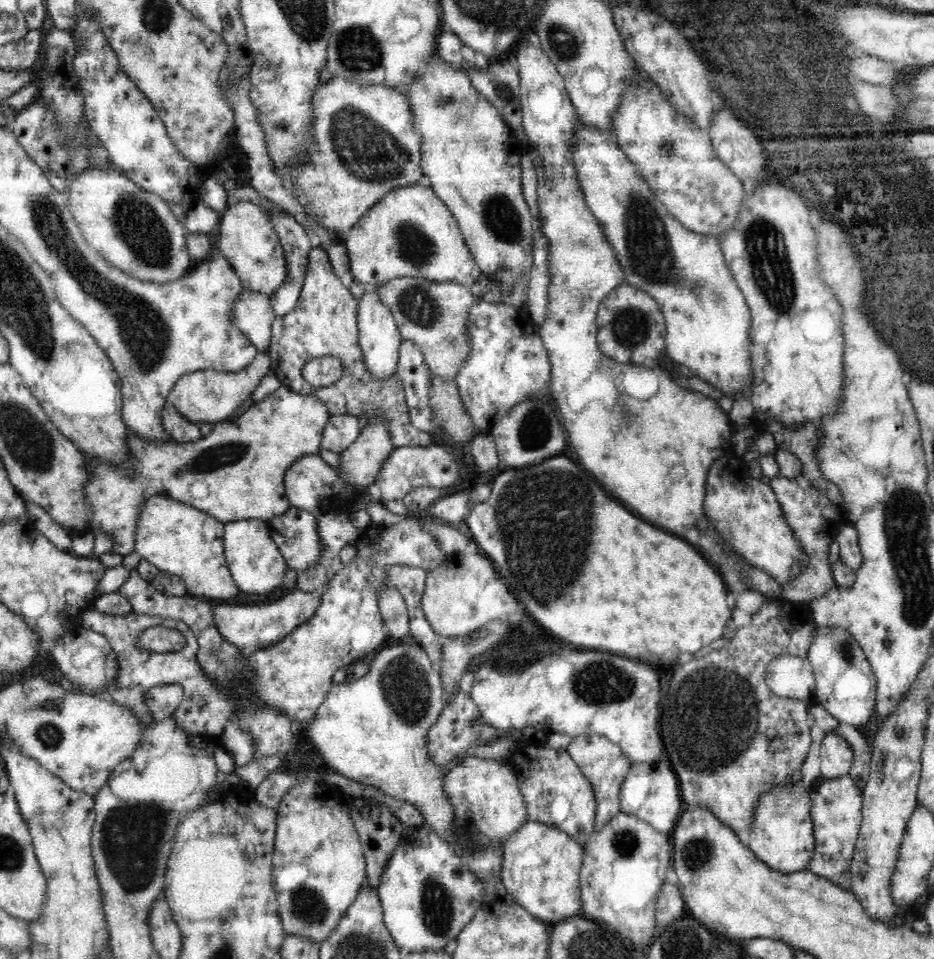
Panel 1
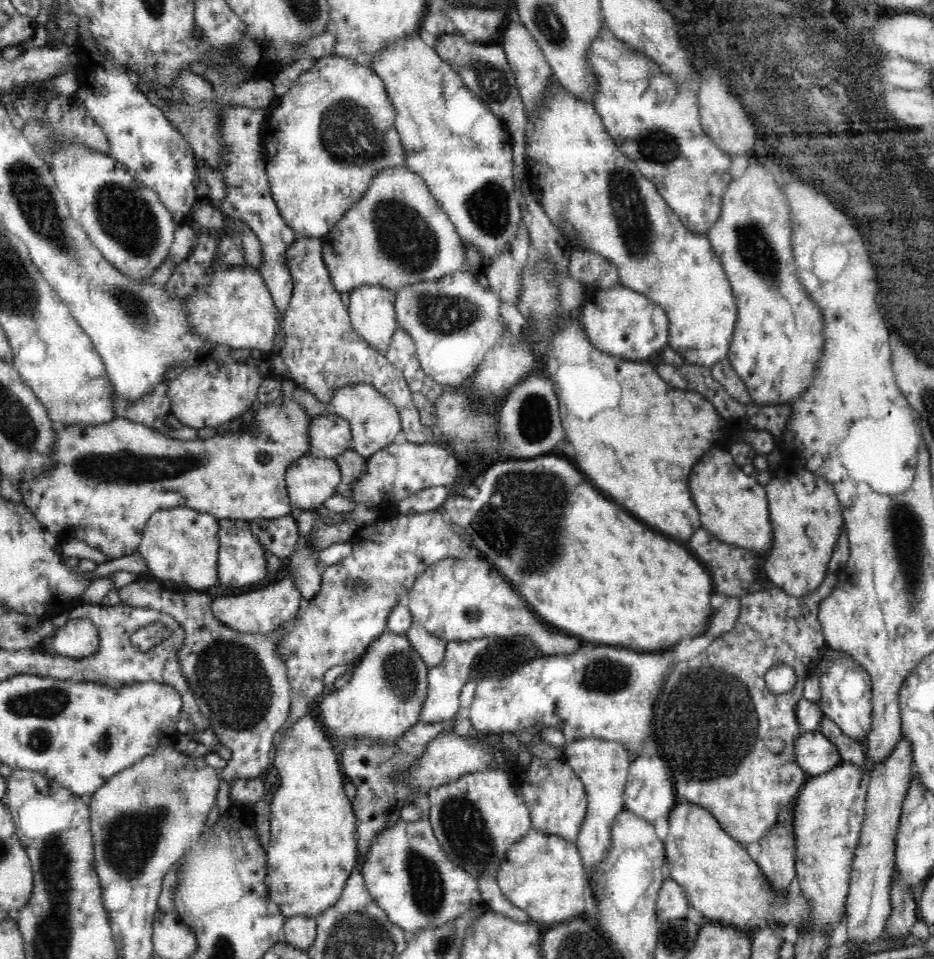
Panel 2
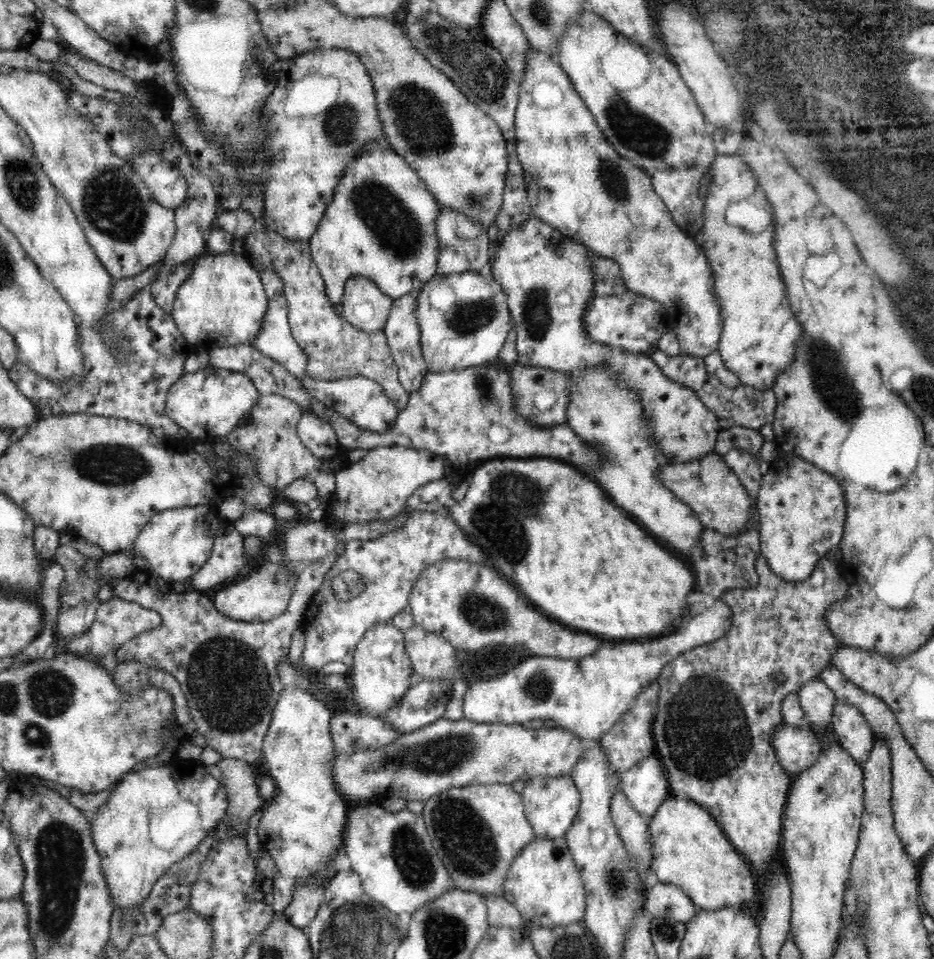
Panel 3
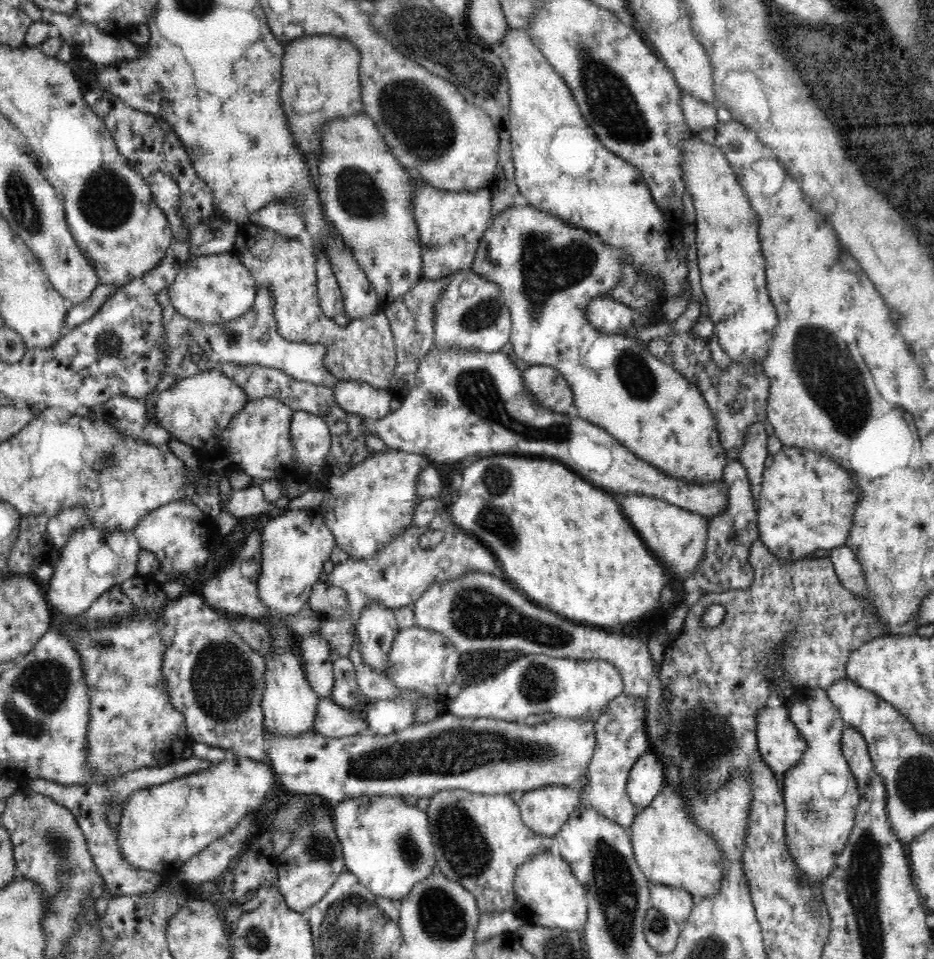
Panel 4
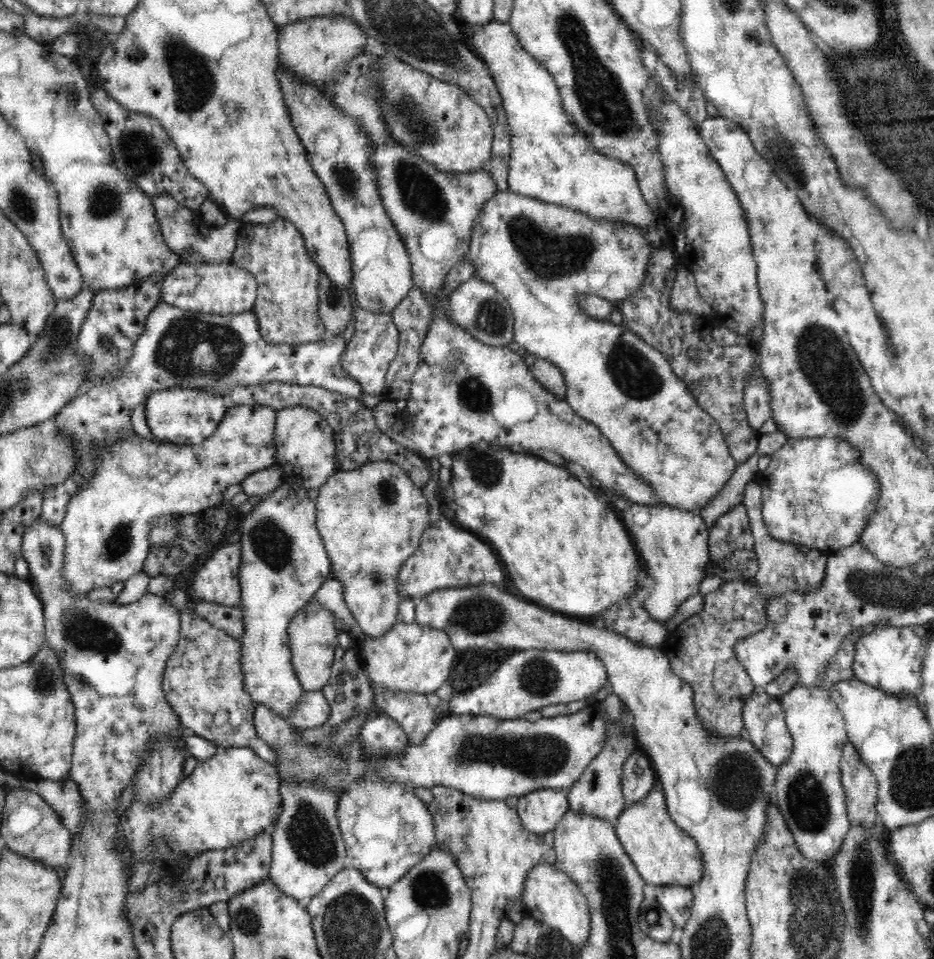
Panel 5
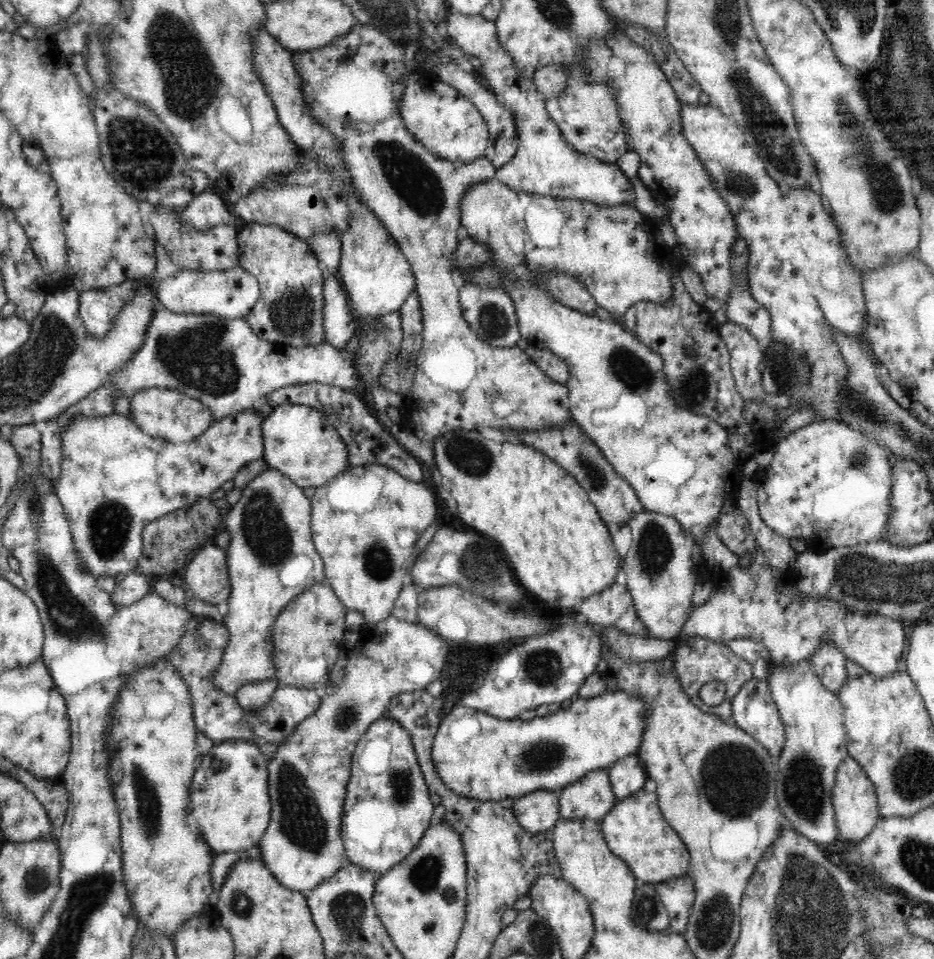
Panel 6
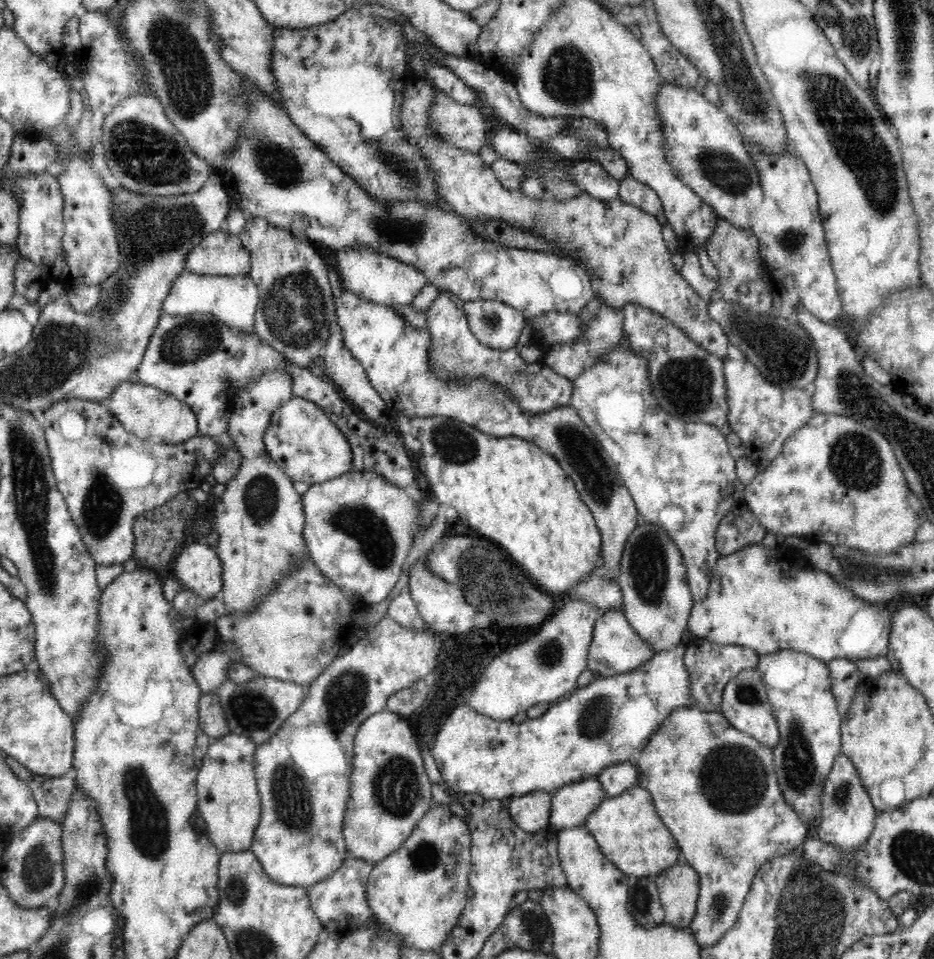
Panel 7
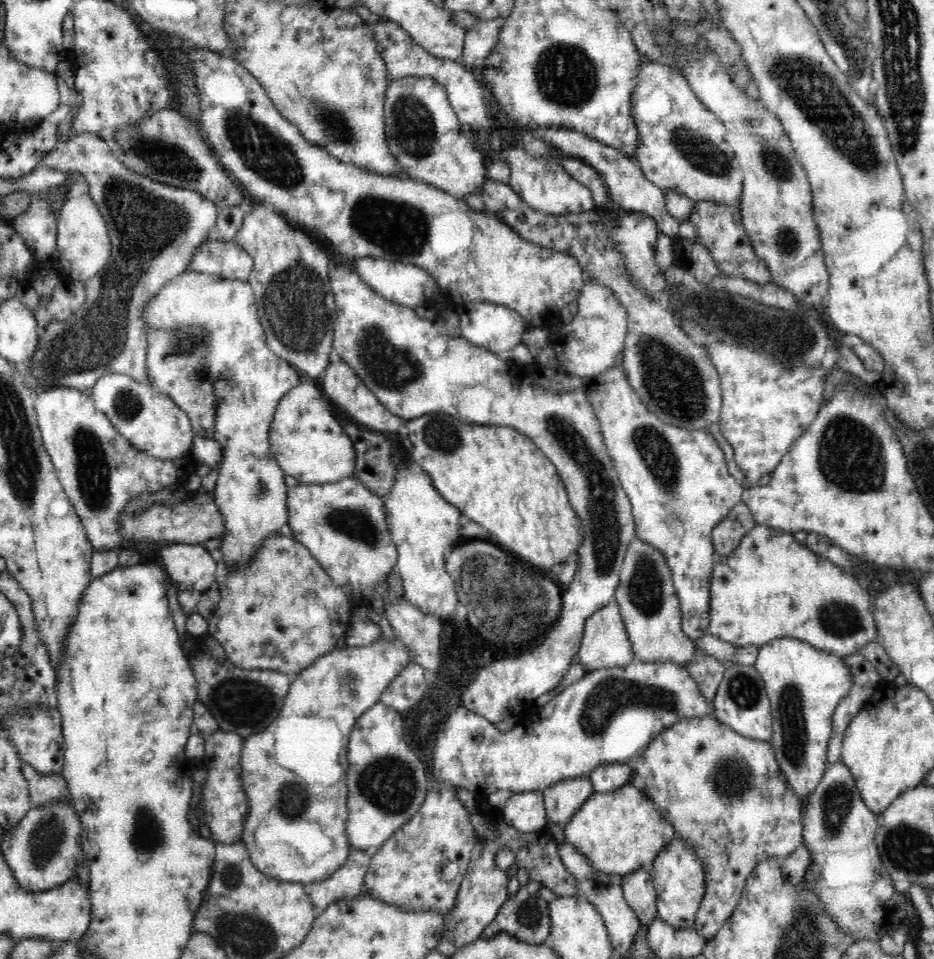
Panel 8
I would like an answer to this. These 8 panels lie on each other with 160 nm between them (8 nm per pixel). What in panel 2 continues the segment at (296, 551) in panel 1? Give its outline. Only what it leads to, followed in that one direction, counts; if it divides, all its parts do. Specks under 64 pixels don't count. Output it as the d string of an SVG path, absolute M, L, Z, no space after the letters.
M294 511L273 519L249 520L248 524L264 550L285 562L292 558L292 554L300 546L300 532Z

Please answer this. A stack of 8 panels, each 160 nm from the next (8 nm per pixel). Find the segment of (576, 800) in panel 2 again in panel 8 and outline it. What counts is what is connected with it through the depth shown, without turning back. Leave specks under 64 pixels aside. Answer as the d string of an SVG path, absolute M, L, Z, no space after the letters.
M543 792L514 793L503 808L504 820L523 833L545 829L548 818Z

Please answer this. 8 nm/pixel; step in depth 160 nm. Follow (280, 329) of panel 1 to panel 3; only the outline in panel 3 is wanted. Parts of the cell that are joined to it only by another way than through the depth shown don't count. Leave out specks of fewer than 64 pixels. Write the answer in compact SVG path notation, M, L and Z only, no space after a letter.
M255 226L246 236L243 255L254 270L259 273L271 270L282 279L289 325L294 340L306 353L306 373L316 380L338 380L344 377L365 376L380 383L386 396L403 409L409 399L409 392L399 381L399 368L393 359L385 332L364 332L334 311L328 298L325 282L311 255L309 239L290 240L272 229Z

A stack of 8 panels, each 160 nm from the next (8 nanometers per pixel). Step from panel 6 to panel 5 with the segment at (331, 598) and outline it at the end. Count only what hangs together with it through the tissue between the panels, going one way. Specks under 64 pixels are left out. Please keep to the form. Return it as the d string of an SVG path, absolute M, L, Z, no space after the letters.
M310 599L290 621L288 627L292 664L304 691L322 691L328 684L338 644L336 617L324 605Z

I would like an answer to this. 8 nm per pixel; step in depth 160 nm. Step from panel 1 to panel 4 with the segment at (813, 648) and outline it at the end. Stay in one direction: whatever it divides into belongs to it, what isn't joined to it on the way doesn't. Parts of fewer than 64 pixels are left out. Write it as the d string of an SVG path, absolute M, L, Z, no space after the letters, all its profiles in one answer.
M843 722L841 745L844 758L862 791L876 776L873 760L870 758L864 737L854 727Z

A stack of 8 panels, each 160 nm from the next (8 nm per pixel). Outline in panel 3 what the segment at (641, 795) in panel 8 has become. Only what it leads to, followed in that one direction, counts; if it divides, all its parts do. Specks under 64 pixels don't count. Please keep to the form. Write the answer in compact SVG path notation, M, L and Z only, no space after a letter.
M669 796L651 817L647 830L651 834L652 860L651 872L662 883L673 884L691 898L693 904L703 910L718 908L749 908L750 902L759 898L752 868L726 838L716 819L698 803L688 798Z

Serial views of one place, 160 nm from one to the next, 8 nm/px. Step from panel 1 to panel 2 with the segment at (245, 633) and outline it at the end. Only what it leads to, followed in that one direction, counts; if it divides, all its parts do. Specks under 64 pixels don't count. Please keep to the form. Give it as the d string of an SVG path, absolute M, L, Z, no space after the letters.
M292 568L288 574L278 581L263 586L257 590L239 595L224 595L213 599L211 606L212 612L216 618L227 627L240 631L242 633L267 633L283 625L287 620L298 616L304 606L304 598L301 596L300 589L296 586Z

